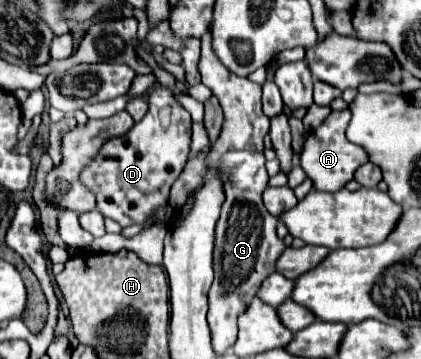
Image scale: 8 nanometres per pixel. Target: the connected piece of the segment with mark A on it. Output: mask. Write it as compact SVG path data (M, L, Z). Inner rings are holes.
M332 111L328 119L314 131L308 133L304 151L300 155L300 165L312 179L312 185L316 191L340 191L348 181L352 181L354 171L368 161L366 151L362 147L356 147L354 143L348 143L344 131L350 121L350 111Z

